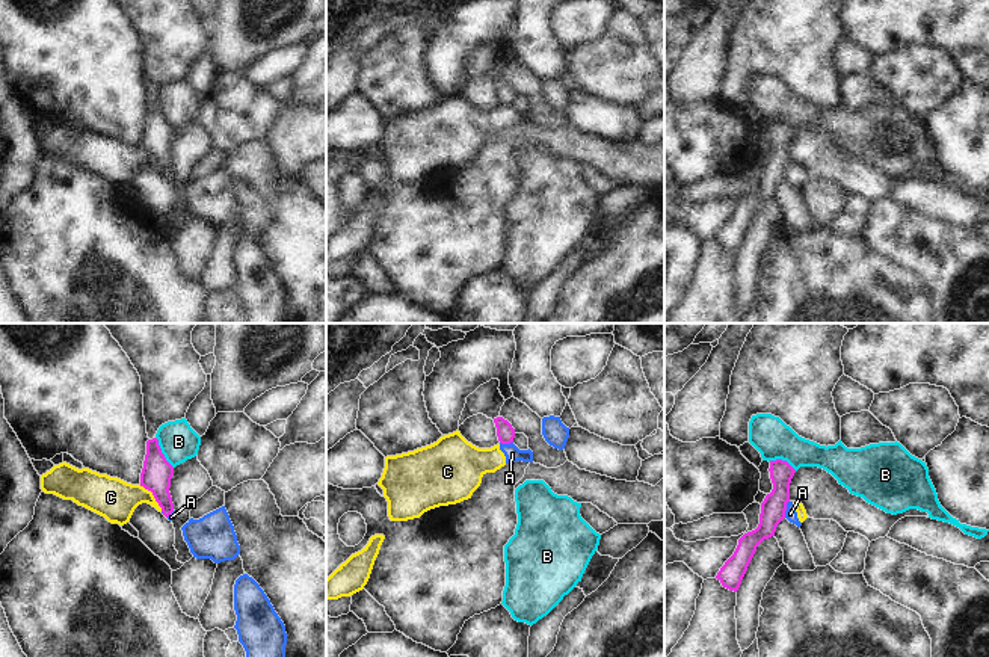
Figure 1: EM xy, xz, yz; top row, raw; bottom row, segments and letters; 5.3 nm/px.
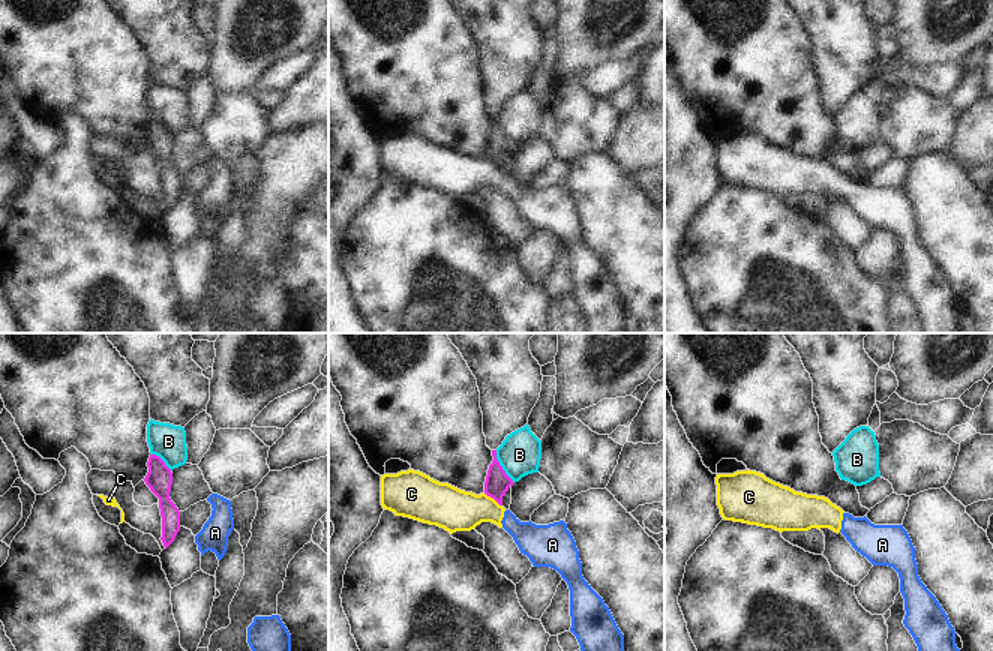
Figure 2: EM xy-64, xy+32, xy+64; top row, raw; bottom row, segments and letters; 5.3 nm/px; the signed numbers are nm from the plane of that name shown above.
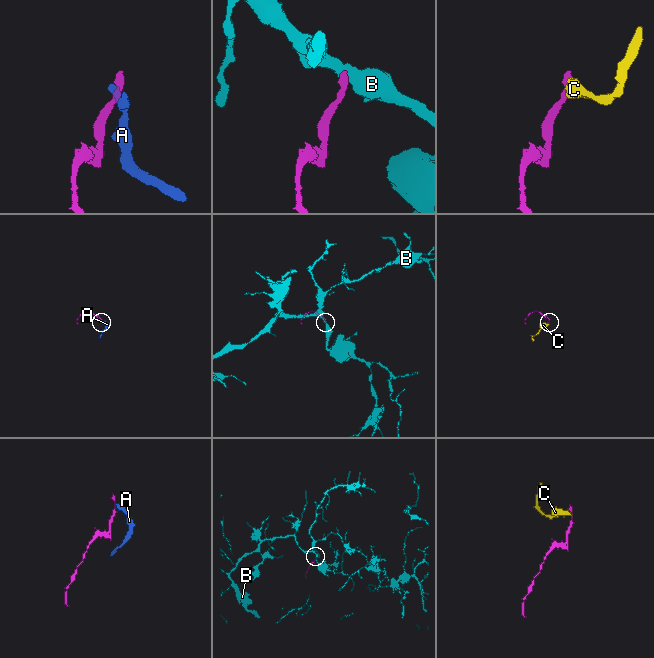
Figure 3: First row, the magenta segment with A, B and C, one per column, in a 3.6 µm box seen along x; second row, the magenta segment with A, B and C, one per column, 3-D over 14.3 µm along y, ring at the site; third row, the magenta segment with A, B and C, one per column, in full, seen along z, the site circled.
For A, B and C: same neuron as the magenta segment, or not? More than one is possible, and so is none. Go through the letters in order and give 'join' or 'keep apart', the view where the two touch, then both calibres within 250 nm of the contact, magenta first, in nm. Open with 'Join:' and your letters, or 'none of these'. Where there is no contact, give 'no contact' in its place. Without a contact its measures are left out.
Join: none of these
A: keep apart; meets magenta in yz; 130 nm thick on the magenta side, 60 nm on the other
B: keep apart; meets magenta in xy; 160 nm thick on the magenta side, 200 nm on the other
C: keep apart; meets magenta in xy; 160 nm thick on the magenta side, 220 nm on the other

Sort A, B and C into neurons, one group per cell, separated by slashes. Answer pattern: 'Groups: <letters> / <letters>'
Groups: A C / B

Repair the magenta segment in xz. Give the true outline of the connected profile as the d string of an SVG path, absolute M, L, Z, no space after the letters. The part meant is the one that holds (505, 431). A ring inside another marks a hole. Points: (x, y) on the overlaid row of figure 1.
M503 417L494 418L495 427L497 427L497 436L501 444L510 444L515 438L515 429L512 424L504 420Z

